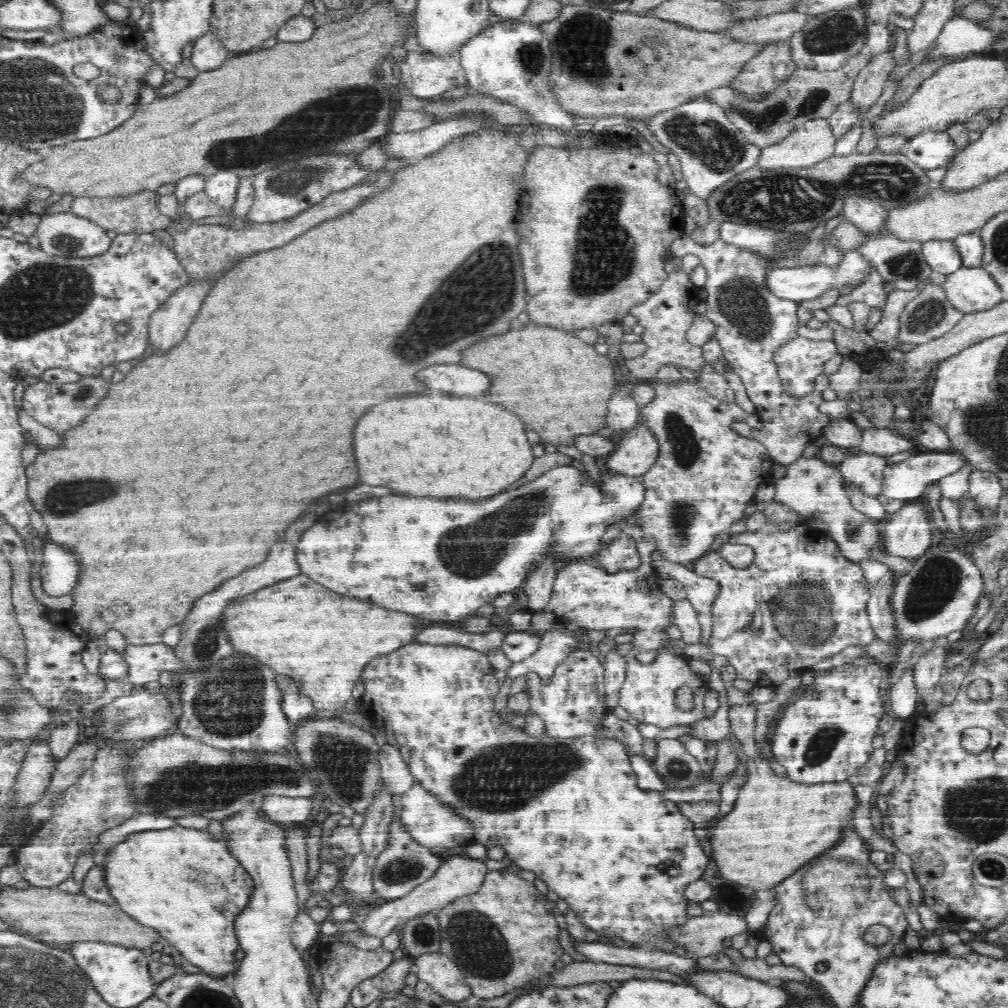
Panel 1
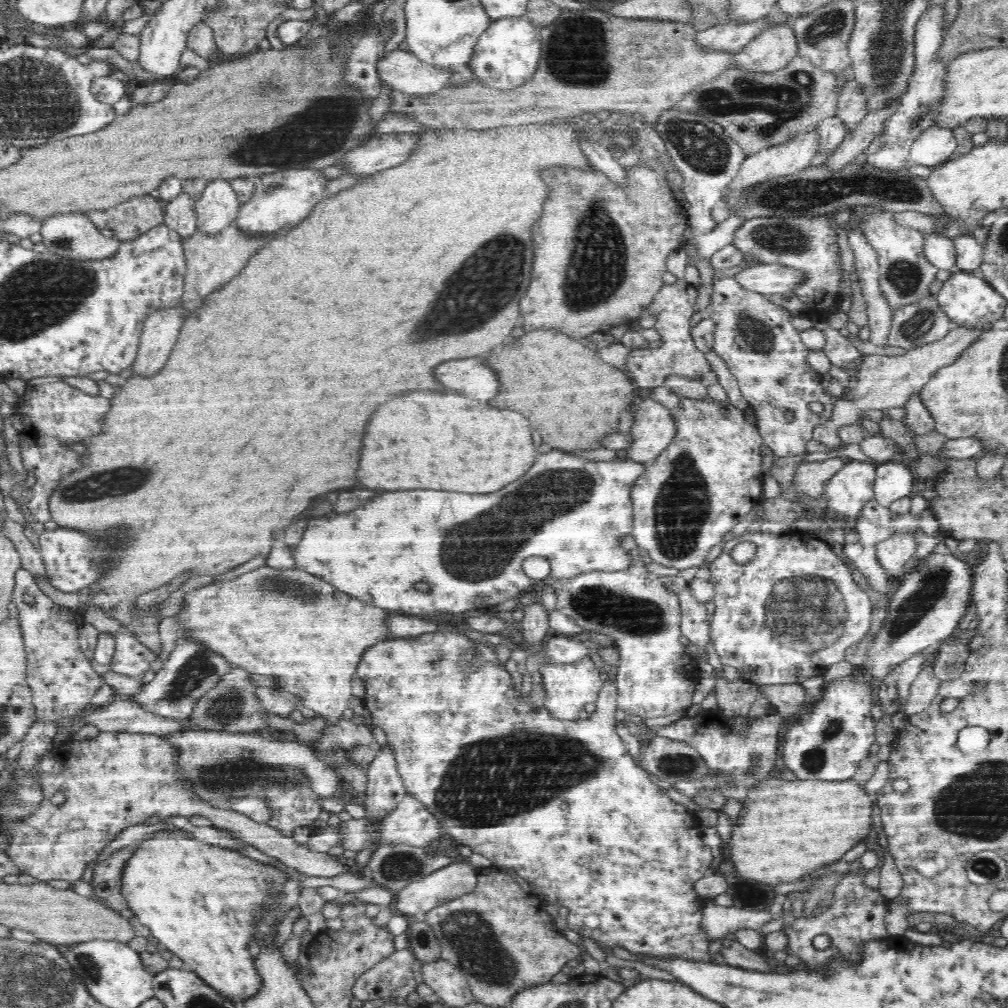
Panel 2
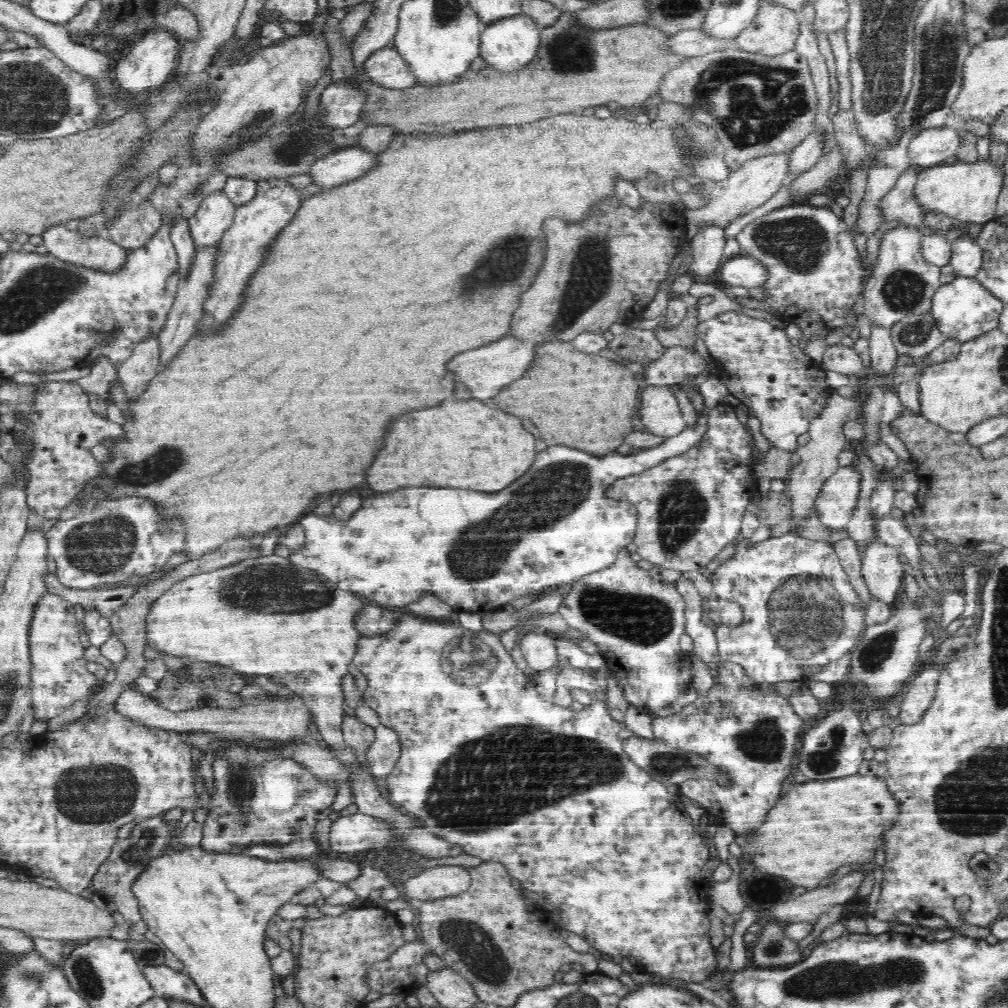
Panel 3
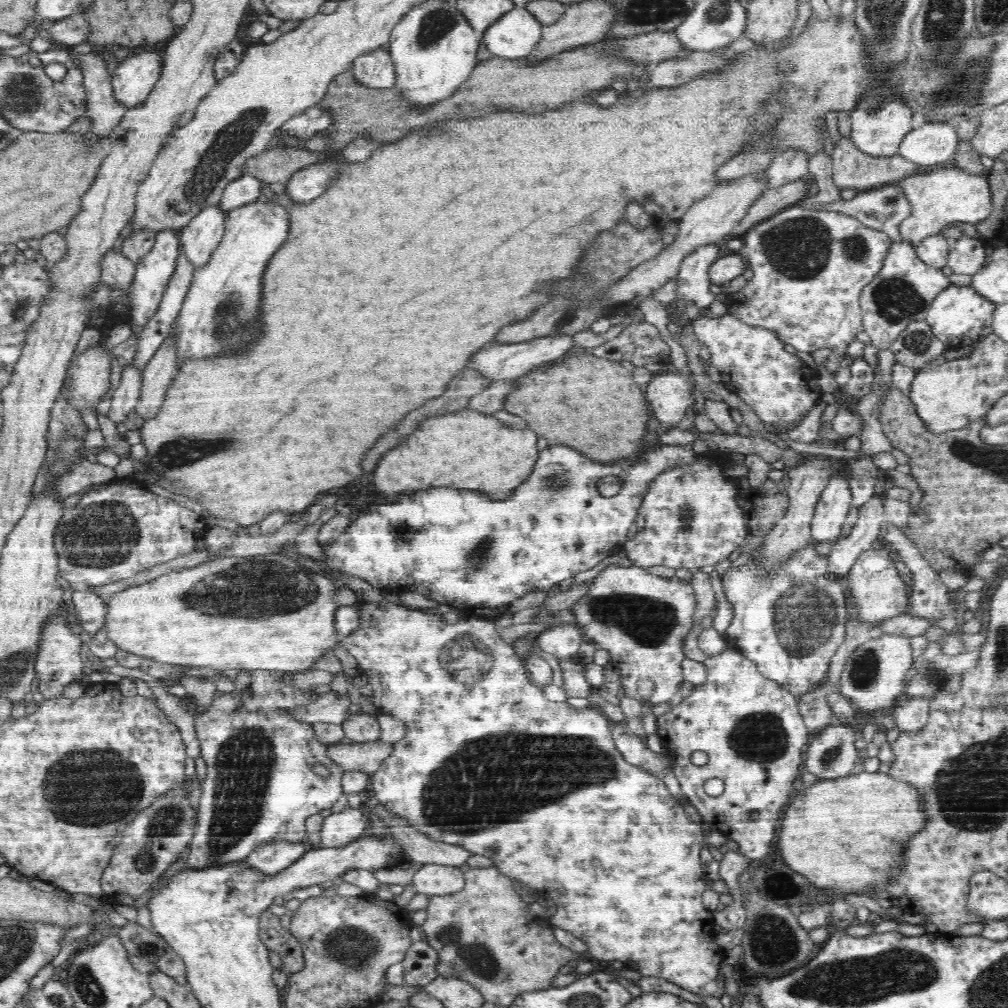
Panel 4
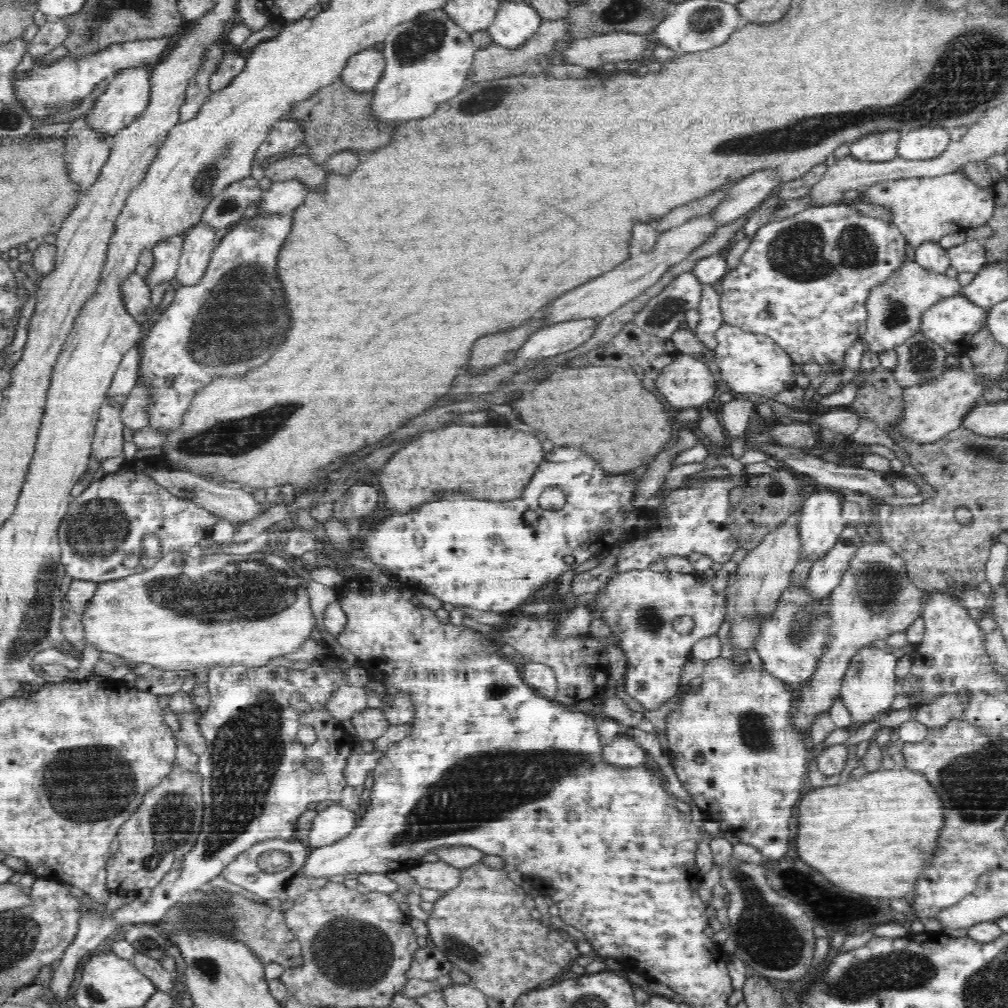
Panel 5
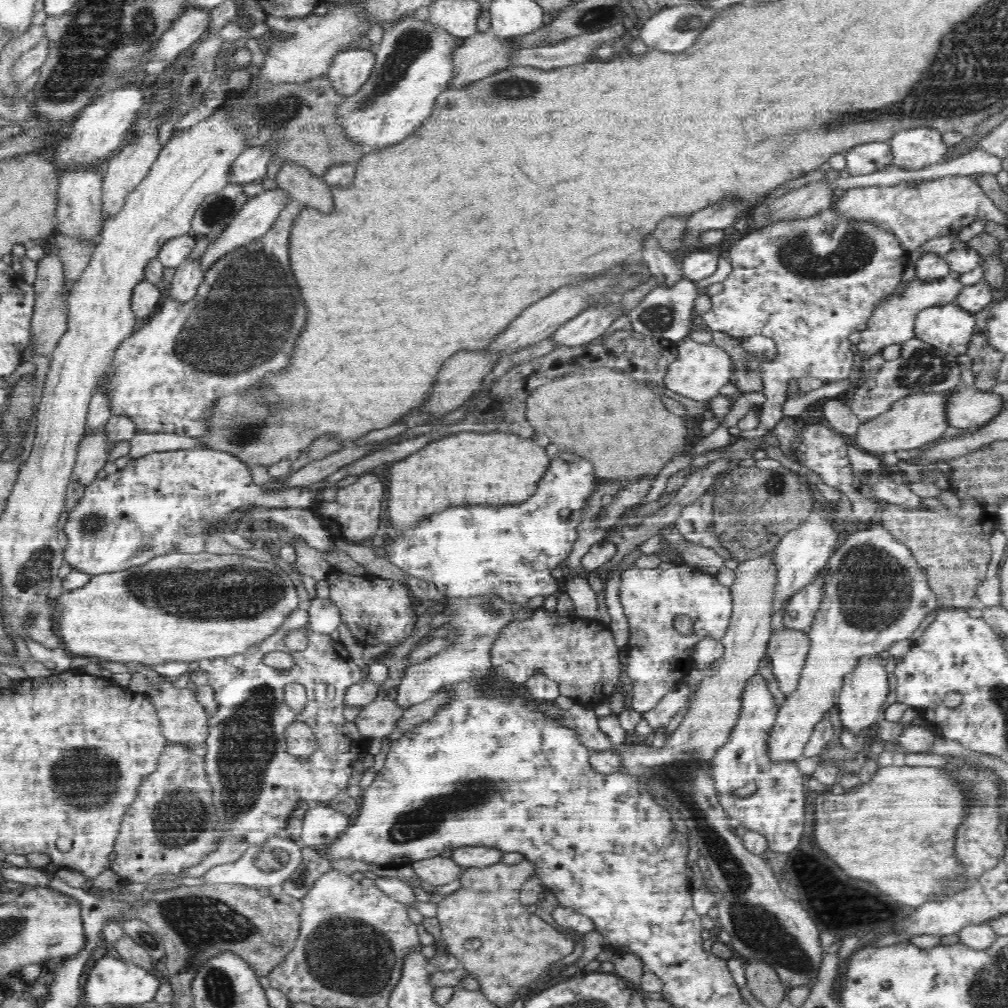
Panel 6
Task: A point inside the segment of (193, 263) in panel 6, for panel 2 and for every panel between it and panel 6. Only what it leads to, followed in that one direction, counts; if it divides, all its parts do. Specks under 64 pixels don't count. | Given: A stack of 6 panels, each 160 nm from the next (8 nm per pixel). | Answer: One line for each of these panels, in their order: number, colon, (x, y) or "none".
2: (218, 206)
3: (215, 215)
4: (199, 239)
5: (198, 244)

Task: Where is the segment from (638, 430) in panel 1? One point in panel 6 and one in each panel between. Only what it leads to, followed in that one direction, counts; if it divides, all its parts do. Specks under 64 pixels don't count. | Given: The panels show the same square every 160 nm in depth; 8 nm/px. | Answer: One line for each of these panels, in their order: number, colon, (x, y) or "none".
2: (653, 428)
3: (660, 414)
4: (668, 395)
5: (687, 382)
6: (700, 370)

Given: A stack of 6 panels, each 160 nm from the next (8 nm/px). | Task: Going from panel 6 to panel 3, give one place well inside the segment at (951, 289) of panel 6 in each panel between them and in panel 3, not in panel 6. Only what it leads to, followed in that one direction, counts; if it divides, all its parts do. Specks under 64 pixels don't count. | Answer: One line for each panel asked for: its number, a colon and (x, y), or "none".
3: (902, 283)
4: (905, 287)
5: (894, 307)

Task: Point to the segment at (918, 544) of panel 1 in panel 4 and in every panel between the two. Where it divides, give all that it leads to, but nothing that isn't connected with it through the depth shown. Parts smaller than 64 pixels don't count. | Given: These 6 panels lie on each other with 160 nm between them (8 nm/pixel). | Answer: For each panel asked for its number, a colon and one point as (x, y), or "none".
2: (892, 553)
3: (882, 571)
4: (877, 591)

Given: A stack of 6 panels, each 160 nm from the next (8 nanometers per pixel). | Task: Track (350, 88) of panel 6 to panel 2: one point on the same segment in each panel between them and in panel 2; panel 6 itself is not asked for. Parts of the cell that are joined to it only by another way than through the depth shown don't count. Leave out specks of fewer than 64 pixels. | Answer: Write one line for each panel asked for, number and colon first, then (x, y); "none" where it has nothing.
2: (401, 70)
3: (385, 67)
4: (375, 69)
5: (362, 72)

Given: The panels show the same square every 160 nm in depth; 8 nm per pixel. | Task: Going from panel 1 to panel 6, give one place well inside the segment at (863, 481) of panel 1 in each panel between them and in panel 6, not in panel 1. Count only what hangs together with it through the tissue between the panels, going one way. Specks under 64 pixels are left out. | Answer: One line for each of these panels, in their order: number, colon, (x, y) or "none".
2: (851, 488)
3: (836, 501)
4: (835, 500)
5: (821, 523)
6: (802, 554)

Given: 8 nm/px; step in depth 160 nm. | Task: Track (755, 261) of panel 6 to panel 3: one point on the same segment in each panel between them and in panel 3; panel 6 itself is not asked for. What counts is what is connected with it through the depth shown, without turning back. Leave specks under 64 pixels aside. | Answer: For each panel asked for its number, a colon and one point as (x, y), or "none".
3: (815, 275)
4: (809, 266)
5: (804, 280)

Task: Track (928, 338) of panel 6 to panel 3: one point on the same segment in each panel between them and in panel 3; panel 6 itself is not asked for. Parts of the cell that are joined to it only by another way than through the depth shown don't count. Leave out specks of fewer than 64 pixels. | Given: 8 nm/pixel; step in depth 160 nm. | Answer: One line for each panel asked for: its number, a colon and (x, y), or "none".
3: (964, 310)
4: (958, 316)
5: (951, 323)

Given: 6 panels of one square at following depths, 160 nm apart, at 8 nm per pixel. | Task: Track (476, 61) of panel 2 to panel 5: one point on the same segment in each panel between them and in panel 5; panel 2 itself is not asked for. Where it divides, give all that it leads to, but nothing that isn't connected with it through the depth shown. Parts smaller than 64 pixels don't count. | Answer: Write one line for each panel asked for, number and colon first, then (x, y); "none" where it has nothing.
3: (508, 44)
4: (515, 34)
5: (515, 22)

